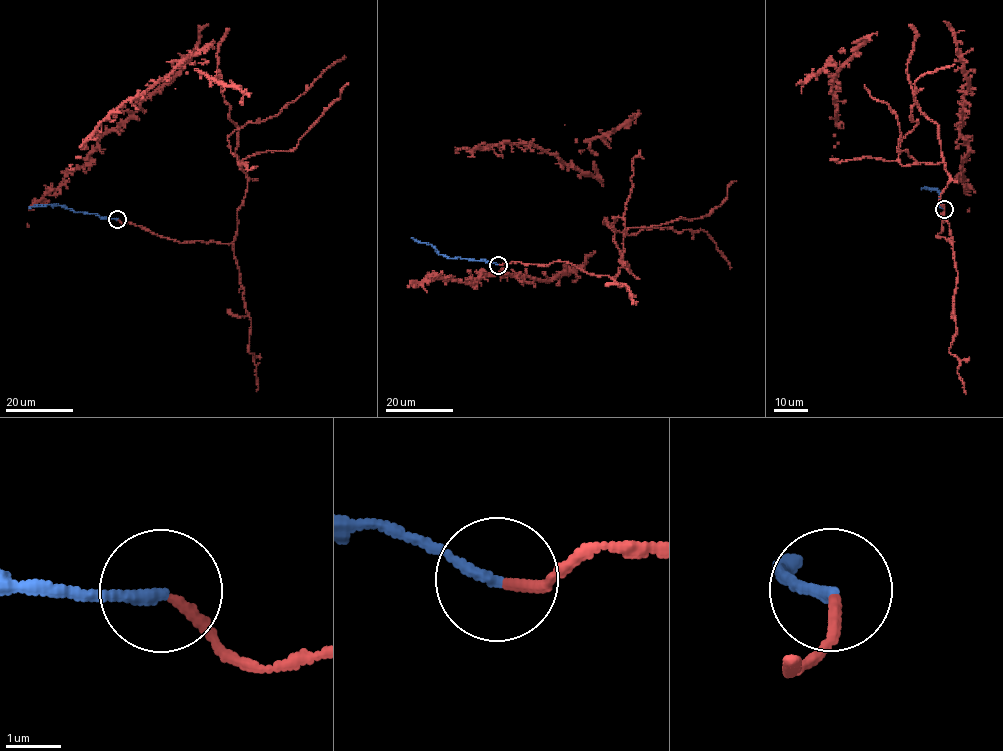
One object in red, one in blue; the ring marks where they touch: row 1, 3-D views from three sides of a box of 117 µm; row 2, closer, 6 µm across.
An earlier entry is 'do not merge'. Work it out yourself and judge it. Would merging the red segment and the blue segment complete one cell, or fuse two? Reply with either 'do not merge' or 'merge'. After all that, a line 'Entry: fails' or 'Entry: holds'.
merge
Entry: fails

